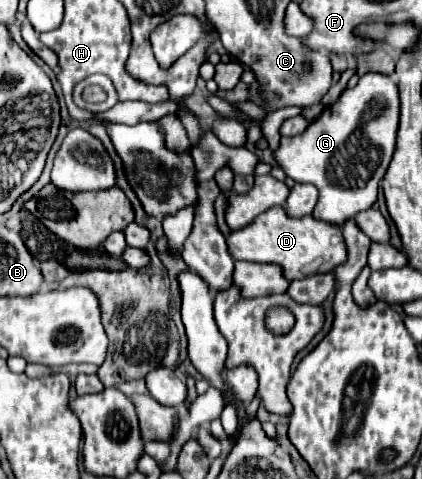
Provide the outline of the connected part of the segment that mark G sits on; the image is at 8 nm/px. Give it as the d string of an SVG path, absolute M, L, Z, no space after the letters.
M368 72L354 88L346 88L304 134L280 138L280 148L274 152L276 164L296 182L310 182L320 190L314 218L342 226L348 218L368 210L376 202L380 180L396 148L398 116L396 82L390 76Z

